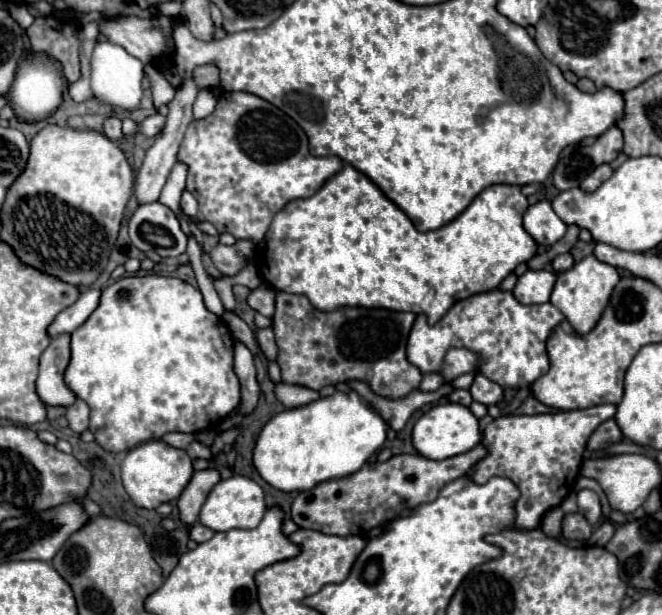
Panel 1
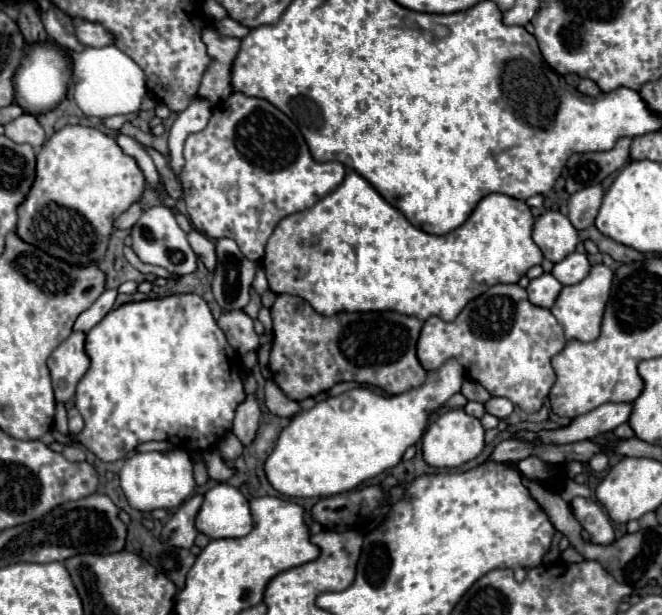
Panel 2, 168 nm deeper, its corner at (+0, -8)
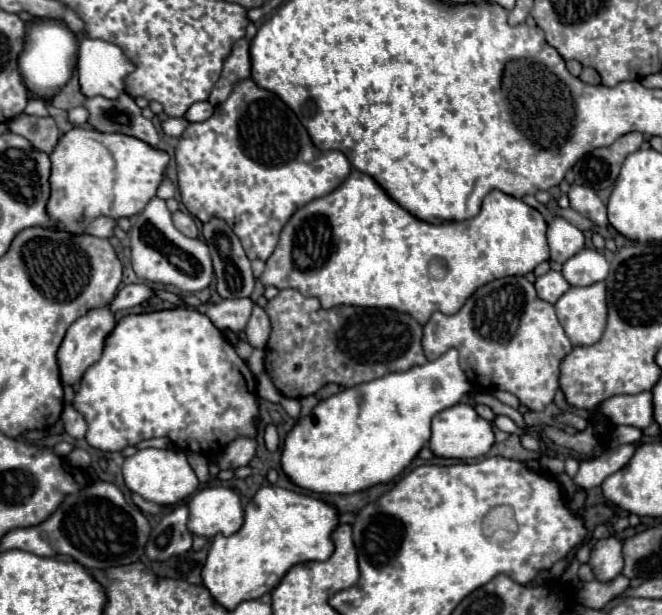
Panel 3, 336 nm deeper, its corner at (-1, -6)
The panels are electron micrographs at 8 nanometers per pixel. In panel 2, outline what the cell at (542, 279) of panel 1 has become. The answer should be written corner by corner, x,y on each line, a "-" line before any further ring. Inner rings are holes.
543,274
543,276
539,276
539,278
535,278
535,280
529,282
527,294
529,294
529,300
535,306
551,308
553,302
557,300
561,288
563,288
561,282
553,274

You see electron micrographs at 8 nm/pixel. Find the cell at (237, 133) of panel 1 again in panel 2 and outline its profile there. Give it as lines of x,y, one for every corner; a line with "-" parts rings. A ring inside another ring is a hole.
233,92
225,102
217,104
203,132
187,136
183,158
185,166
179,172
179,182
193,226
215,240
233,238
239,250
253,262
263,258
265,244
271,232
285,216
313,206
325,194
333,192
345,176
345,166
341,162
313,160
303,140
303,134
299,132
297,124
291,122
289,116
285,116
271,102
263,98
245,96
243,92

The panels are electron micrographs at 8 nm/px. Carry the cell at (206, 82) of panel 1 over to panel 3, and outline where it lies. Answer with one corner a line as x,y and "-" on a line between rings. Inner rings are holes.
246,38
234,42
230,56
224,60
222,74
220,74
218,82
214,84
214,88
210,92
210,104
214,104
214,106
222,104
222,100
226,100
226,96
230,96
236,82
240,82
244,78
250,78
248,46
250,44
248,44

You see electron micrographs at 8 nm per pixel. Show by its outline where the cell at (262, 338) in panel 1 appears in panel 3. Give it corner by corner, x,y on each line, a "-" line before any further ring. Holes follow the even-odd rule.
238,298
238,300
222,300
220,304
214,304
206,310
206,316
212,320
212,324
220,330
230,330
234,334
244,332
250,314
252,314
254,302
250,298

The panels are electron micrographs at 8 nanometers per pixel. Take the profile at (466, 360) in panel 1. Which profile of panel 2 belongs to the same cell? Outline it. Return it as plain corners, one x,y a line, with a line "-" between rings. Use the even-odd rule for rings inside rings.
449,358
441,368
427,372
427,378
419,388
409,388
395,396
383,396
371,388
353,388
315,404
307,412
295,414
293,422
289,422
289,426
283,428
283,432
279,434
277,448
265,462
265,472
271,486
285,496
315,498
349,492
359,484
379,476
381,472
397,466
405,450
421,440
431,414
437,412
453,394
461,390
463,380
465,372
461,364
455,358

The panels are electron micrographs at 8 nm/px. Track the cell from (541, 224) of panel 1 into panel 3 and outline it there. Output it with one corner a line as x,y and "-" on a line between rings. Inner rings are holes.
554,216
548,222
548,246
550,246
550,260
564,264
576,252
584,248
584,234
572,226
568,220

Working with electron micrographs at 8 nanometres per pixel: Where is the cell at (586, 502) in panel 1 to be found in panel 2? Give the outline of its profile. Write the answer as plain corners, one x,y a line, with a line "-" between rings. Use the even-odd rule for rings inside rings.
573,498
571,508
579,524
589,532
593,544
607,546
615,540
615,533
611,520
606,511
593,500
587,498

